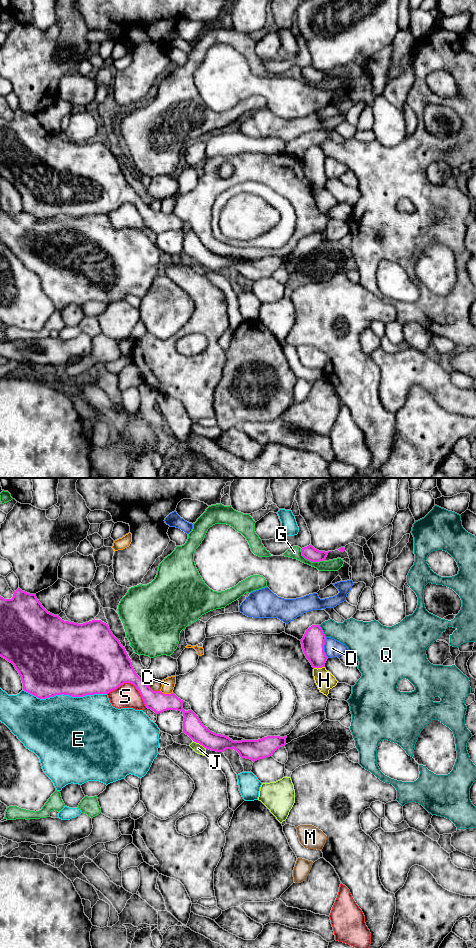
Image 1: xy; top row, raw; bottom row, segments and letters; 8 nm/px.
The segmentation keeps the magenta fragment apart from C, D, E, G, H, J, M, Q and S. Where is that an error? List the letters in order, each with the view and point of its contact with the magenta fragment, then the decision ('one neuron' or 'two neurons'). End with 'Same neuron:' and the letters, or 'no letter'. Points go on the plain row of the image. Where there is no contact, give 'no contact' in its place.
C: xy (166, 214) | two neurons
D: xy (323, 167) | two neurons
E: xy (65, 214) | two neurons
G: xy (310, 80) | two neurons
H: xy (319, 187) | two neurons
J: xy (200, 264) | two neurons
M: xy (154, 211) | two neurons
Q: xy (322, 151) | two neurons
S: xy (131, 203) | two neurons
Same neuron: no letter

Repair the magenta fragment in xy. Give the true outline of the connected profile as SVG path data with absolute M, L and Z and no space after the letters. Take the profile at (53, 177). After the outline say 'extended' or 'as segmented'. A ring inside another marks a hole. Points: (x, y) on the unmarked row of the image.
M18 108L11 119L0 116L0 176L12 183L21 196L23 210L40 219L56 215L83 217L107 214L124 203L133 204L139 211L146 228L156 234L167 230L181 231L184 236L183 253L204 268L216 272L234 269L241 278L253 282L270 277L286 265L287 256L267 256L258 260L233 261L216 254L202 244L192 231L183 229L184 221L174 213L153 211L135 192L125 167L113 155L108 144L92 140L83 144L64 141L48 132L35 114Z | as segmented

